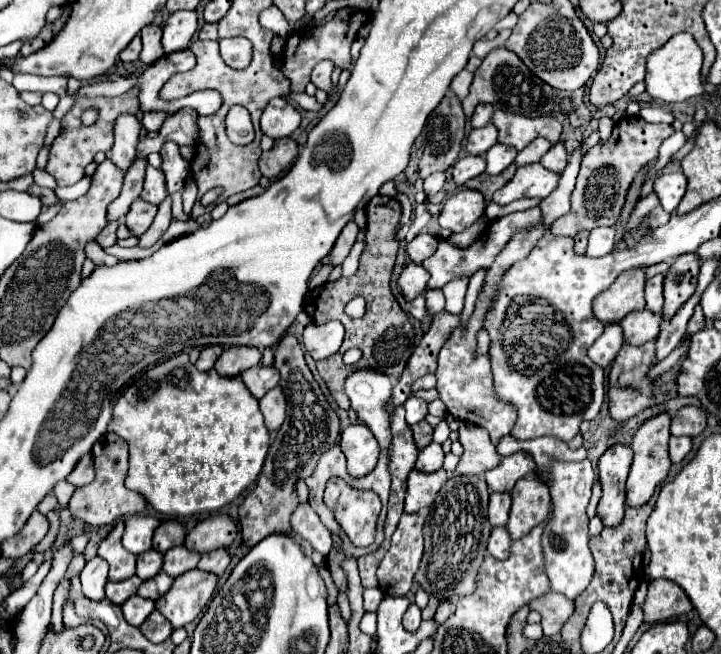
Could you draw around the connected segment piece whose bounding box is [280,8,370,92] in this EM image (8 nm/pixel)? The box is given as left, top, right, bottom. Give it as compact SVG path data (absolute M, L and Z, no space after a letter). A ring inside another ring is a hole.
M342 8L320 30L316 30L314 26L306 26L306 28L296 30L294 34L290 34L290 38L286 40L284 54L282 54L282 68L280 70L292 82L292 90L302 92L306 88L308 80L310 80L312 68L318 62L322 62L322 60L332 60L338 68L348 70L352 66L352 62L350 62L350 44L358 36L358 30L368 22L368 18L370 18L370 14L366 10L360 10L360 8Z

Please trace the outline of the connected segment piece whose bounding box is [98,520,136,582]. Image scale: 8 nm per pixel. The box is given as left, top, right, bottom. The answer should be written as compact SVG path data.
M118 520L114 524L114 528L110 530L110 534L98 546L98 556L102 560L106 560L110 566L110 580L112 582L120 582L120 580L134 576L136 556L128 554L128 550L124 550L124 546L120 542L122 532L124 532L124 520Z

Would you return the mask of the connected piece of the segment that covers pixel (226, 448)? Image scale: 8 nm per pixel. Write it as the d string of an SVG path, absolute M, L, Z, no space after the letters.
M178 354L158 366L154 366L152 370L144 372L144 376L140 376L132 386L128 386L124 390L124 394L116 400L114 408L112 408L112 420L108 424L108 432L118 434L120 438L124 438L128 442L128 450L130 450L130 462L128 462L128 476L126 476L126 488L128 490L136 490L138 494L142 494L146 498L146 502L164 516L194 516L194 514L210 514L216 512L220 508L224 508L226 504L230 504L234 498L238 498L246 488L250 488L260 470L262 464L266 460L268 448L270 448L270 434L264 426L264 418L260 414L258 408L258 400L248 392L248 388L244 386L244 382L240 378L220 378L216 374L216 370L208 370L208 372L200 372L196 370L196 366L190 362L188 354Z

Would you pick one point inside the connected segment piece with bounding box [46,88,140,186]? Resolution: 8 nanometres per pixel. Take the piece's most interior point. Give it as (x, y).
(75, 147)

